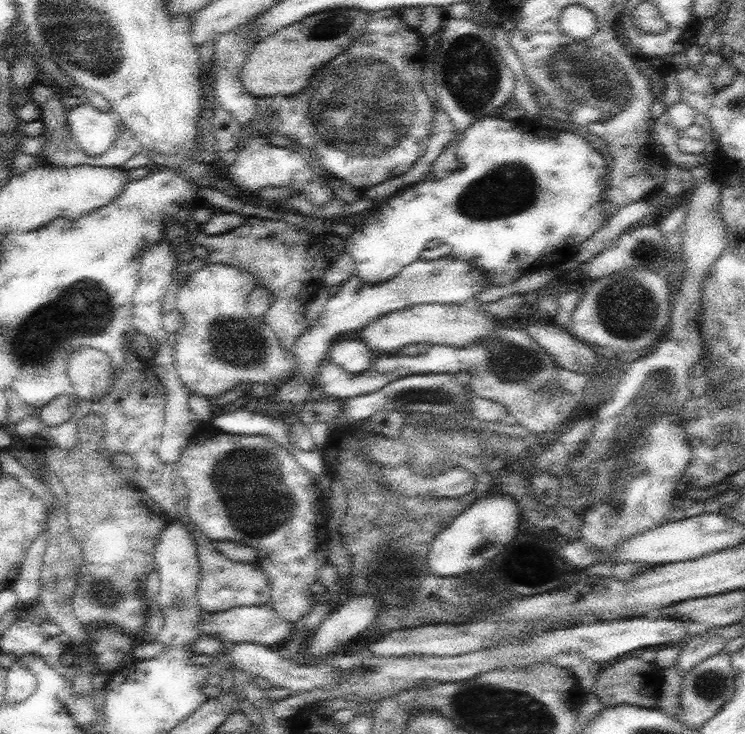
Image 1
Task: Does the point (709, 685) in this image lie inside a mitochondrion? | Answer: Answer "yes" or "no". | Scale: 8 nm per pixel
yes

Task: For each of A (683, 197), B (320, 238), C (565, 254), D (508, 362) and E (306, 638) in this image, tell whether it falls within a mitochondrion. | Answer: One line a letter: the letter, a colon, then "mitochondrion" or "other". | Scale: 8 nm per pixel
A: other
B: other
C: other
D: mitochondrion
E: other

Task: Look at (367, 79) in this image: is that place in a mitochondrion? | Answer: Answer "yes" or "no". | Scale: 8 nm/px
yes

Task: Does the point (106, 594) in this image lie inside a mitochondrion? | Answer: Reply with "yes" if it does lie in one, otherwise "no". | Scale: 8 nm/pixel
yes

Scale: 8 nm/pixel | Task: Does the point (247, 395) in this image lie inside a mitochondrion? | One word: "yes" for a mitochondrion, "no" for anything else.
no

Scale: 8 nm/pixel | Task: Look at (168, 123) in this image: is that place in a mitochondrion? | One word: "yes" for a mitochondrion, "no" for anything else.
no

